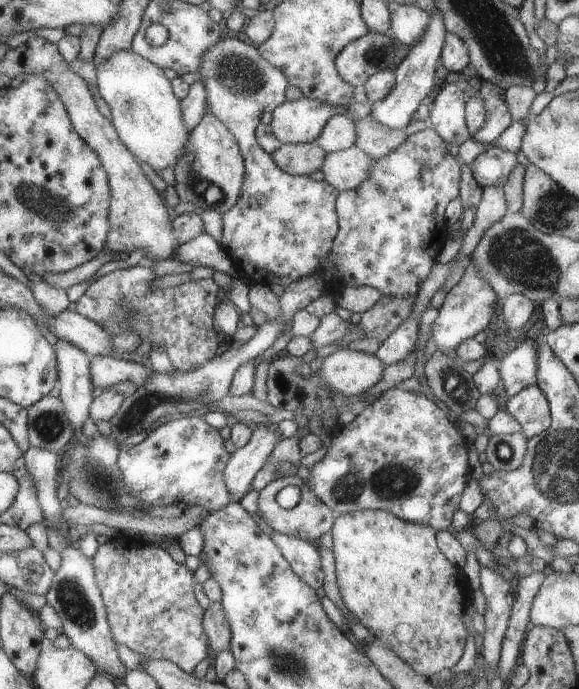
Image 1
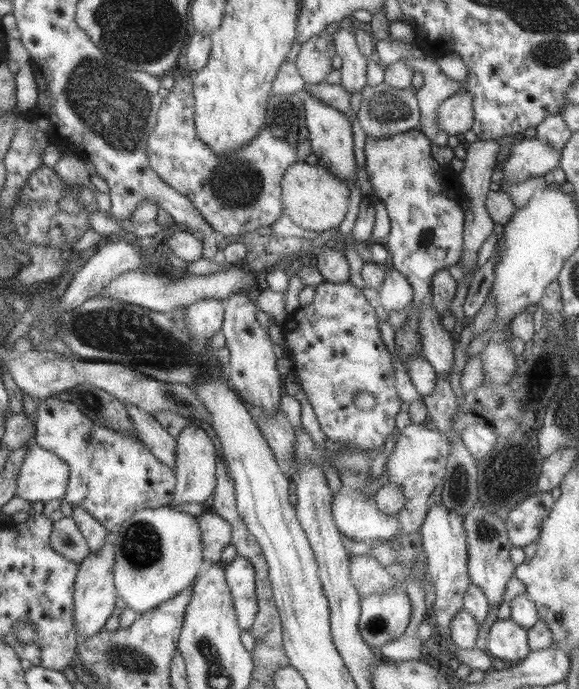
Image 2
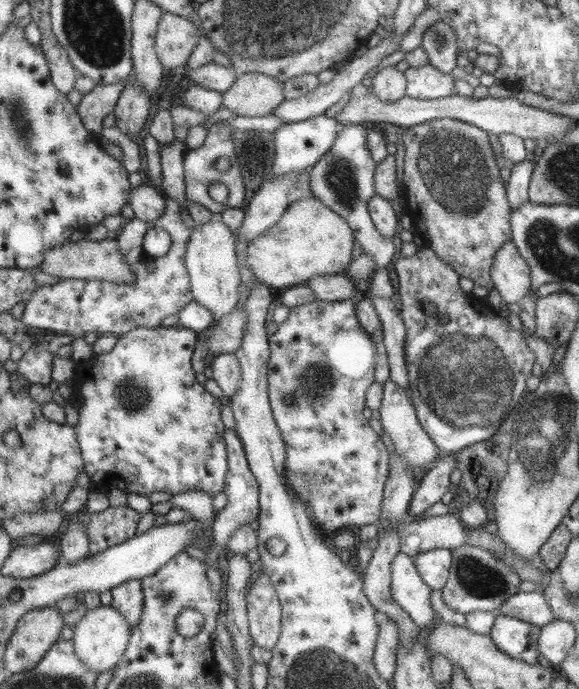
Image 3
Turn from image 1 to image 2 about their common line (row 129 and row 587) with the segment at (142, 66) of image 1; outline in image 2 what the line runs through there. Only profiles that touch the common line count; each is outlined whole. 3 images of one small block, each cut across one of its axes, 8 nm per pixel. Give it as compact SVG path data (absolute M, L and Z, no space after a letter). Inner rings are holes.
M169 505L136 511L111 538L118 597L137 615L145 615L192 585L204 559L198 516Z

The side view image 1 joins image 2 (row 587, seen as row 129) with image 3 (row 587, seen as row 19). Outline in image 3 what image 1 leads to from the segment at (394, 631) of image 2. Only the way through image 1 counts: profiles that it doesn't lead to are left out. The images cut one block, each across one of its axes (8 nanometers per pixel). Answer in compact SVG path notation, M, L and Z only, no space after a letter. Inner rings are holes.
M442 547L422 551L414 557L414 565L431 590L442 590L450 574L452 551Z

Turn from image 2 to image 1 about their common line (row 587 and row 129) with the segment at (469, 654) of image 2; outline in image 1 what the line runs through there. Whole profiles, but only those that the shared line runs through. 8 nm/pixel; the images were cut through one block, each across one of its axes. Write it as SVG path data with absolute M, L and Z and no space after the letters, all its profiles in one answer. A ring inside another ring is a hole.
M456 83L445 84L441 89L430 105L429 126L446 144L461 146L471 137L465 119L464 91Z

